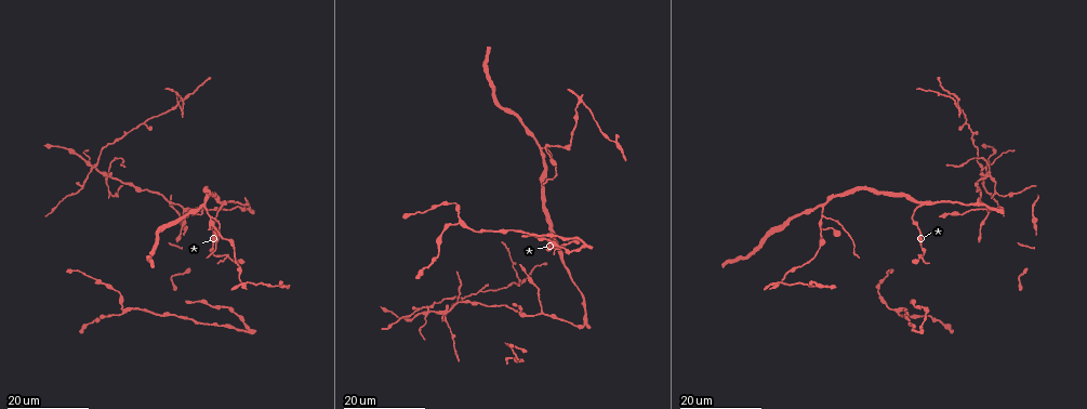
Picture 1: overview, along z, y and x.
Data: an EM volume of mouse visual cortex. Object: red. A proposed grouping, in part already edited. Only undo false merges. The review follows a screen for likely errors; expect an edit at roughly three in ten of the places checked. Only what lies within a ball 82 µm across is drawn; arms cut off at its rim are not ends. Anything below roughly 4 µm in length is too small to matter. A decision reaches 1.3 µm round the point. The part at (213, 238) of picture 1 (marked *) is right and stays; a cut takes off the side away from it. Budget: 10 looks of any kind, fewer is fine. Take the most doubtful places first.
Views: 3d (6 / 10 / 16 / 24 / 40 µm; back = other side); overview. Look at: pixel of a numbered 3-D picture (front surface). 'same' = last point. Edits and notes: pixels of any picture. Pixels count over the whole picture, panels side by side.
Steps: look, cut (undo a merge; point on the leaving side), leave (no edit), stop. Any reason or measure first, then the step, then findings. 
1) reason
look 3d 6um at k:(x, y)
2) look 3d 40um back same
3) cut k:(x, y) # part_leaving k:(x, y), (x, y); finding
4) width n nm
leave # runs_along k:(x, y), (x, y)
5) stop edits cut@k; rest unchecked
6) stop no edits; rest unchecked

three arms meet
look 3d 24um at 1:(92, 167)

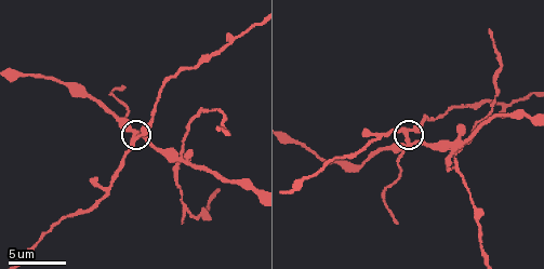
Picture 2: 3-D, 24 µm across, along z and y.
look 3d 6um at 2:(410, 141)

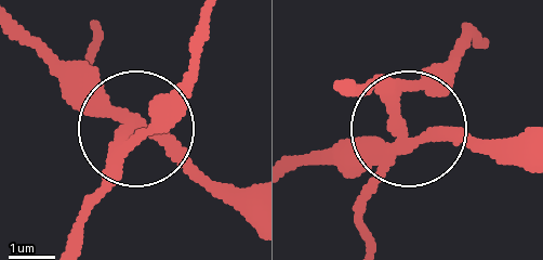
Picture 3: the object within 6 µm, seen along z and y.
side_arm 16 um; arms 3
cut 3:(167, 102) # a second neuron is stuck on

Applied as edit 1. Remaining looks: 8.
look overview

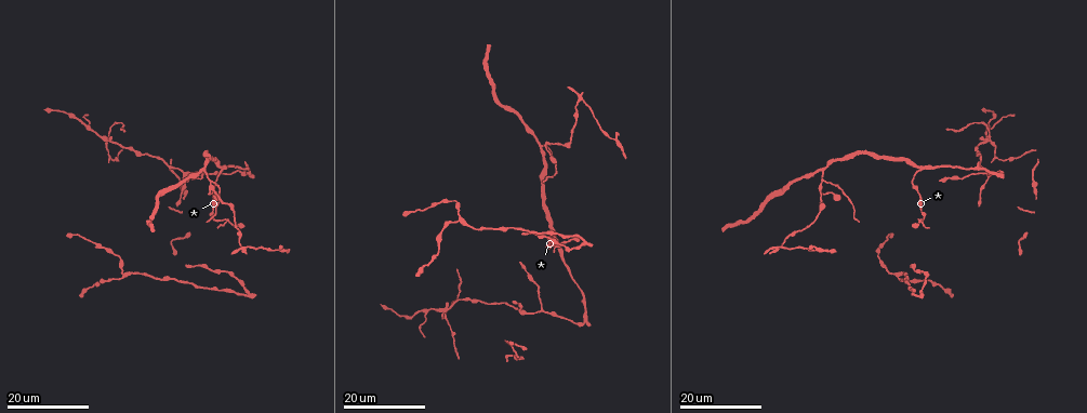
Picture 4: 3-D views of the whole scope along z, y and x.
four or more arms meet
look 3d 16um at 4:(989, 142)

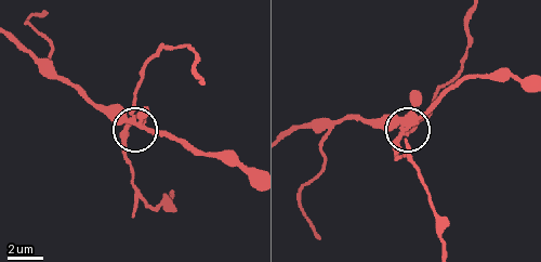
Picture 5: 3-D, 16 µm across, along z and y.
look 3d 10um at 5:(401, 130)

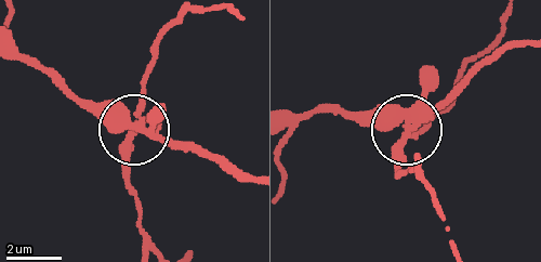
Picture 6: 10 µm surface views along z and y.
width 370 nm
cut 6:(122, 156) # part_leaving 6:(137, 126), (131, 188), (141, 231), (152, 245); a second neuron is stuck on

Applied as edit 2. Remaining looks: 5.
a fork
look 3d 24um at 4:(183, 171)

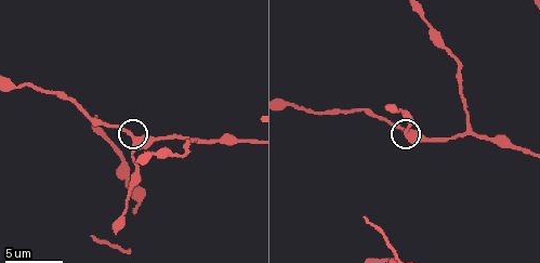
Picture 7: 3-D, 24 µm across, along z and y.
closer look
look 3d 6um at 7:(133, 141)

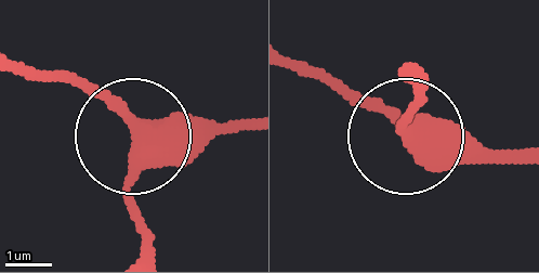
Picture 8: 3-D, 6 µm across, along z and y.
look 3d 6um back at 8:(138, 132)

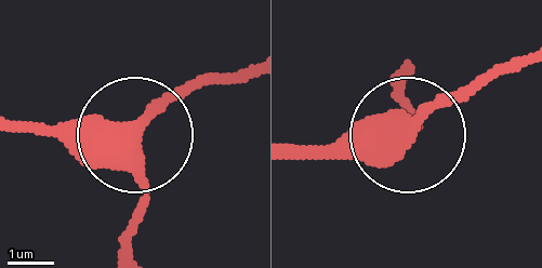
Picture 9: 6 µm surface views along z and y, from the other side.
side_arm 27 um; arms 3
leave # one neuron here

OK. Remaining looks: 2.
two arms in line, one across
look 3d 16um at 4:(919, 220)

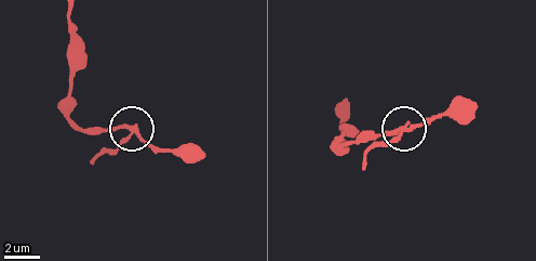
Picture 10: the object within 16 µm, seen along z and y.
closer look
look 3d 10um at 10:(132, 134)

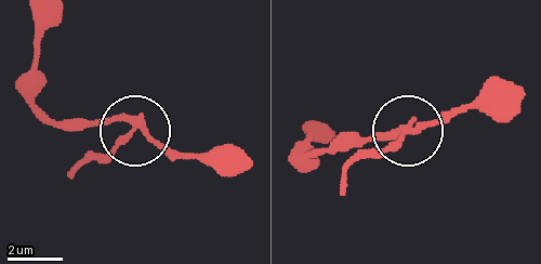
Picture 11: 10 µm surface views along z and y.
arms 3
leave # runs_along 11:(38, 13), (38, 96), (52, 118), (115, 118), (189, 157); all the same neuron

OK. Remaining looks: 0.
stop edits cut@3, cut@6; rest unchecked

